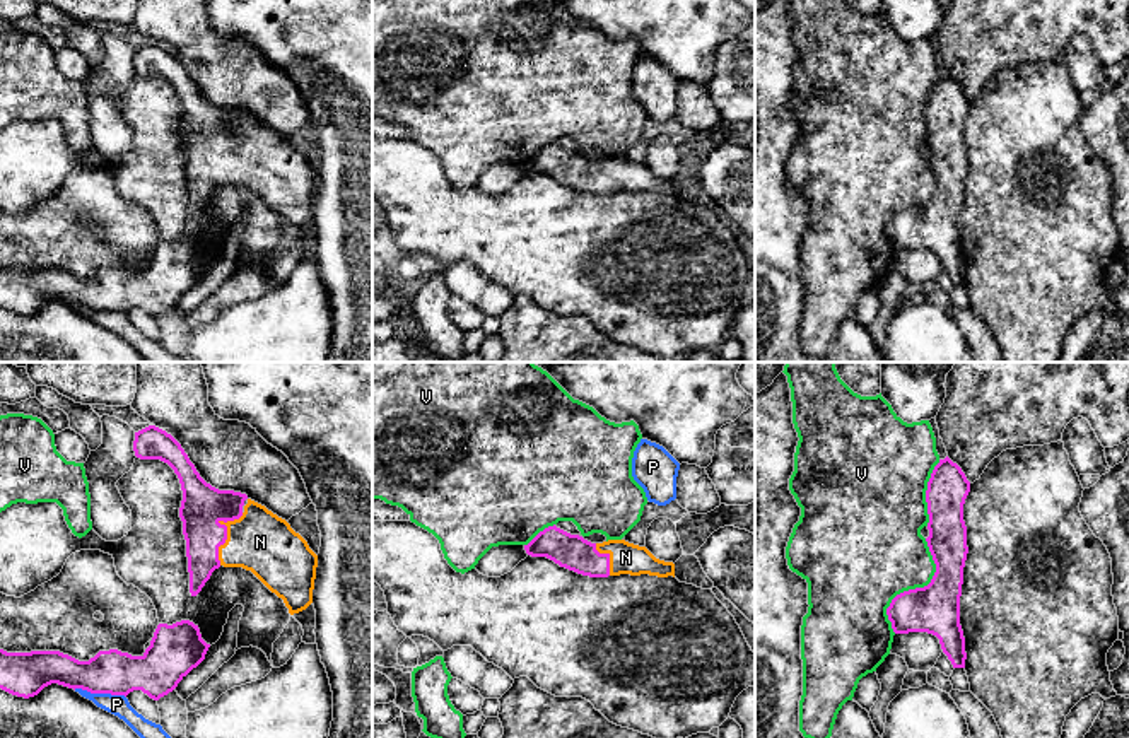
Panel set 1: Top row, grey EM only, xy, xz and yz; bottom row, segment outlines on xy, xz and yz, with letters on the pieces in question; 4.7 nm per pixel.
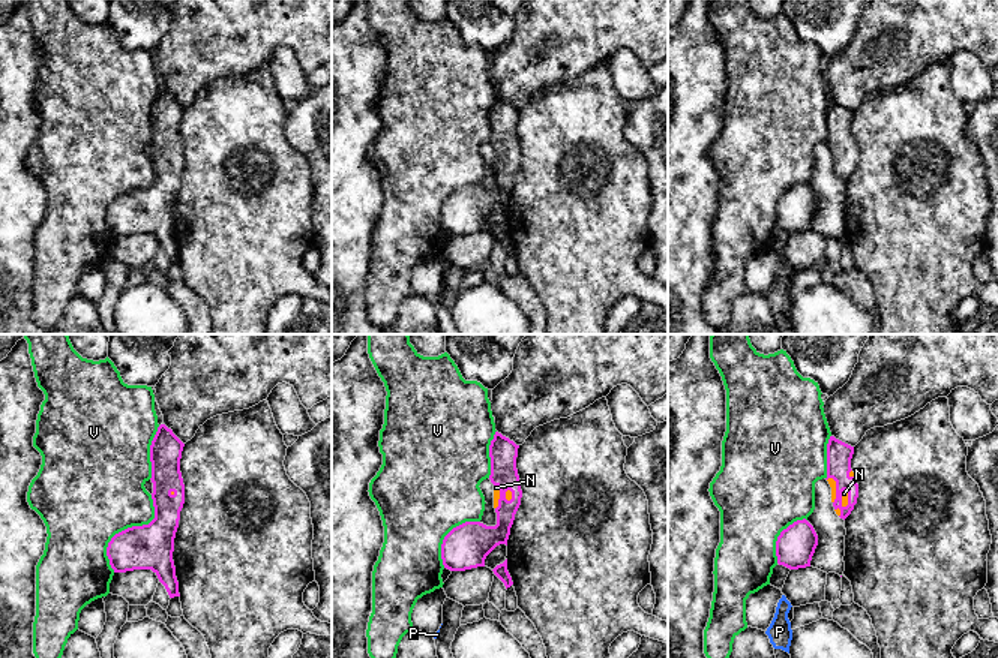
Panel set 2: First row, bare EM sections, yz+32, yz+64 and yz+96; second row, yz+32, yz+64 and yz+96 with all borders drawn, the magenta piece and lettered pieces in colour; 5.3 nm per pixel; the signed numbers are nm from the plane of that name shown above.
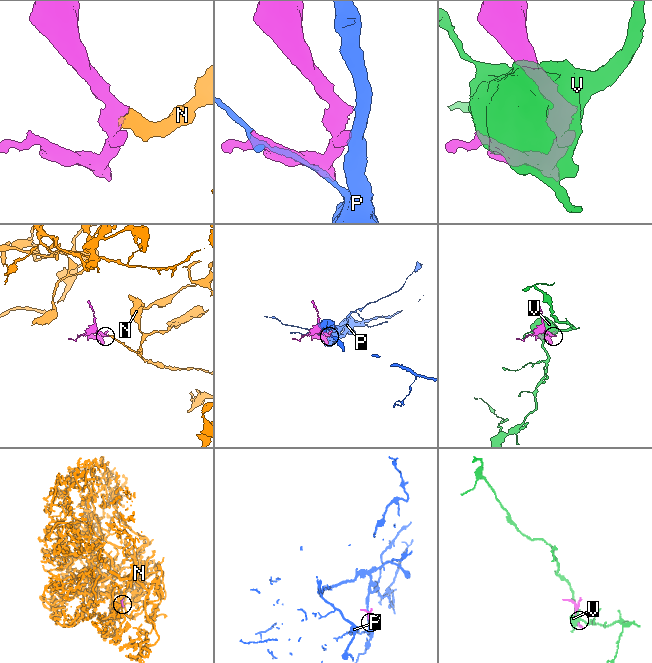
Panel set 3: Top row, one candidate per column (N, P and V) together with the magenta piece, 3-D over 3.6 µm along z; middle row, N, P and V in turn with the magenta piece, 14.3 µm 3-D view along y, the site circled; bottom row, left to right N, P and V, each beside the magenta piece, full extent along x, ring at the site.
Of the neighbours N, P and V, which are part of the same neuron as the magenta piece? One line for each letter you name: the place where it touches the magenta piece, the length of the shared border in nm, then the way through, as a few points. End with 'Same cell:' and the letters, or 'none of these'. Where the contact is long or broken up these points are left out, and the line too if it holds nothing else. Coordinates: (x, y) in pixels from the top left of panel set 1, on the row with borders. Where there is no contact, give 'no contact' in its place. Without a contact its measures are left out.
N: meets magenta in xy at (226, 535); contact 280 nm long; runs through xy (202, 508), (226, 535), (260, 542)
Same cell: N

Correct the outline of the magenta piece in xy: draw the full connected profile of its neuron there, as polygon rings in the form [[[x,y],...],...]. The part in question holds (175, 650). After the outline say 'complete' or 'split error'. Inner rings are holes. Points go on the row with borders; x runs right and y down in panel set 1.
[[[181,620],[173,625],[159,624],[142,656],[109,649],[99,651],[89,661],[79,661],[60,651],[0,649],[0,688],[29,699],[58,683],[73,690],[125,697],[142,690],[159,700],[205,659],[208,647],[198,625]]]; complete

